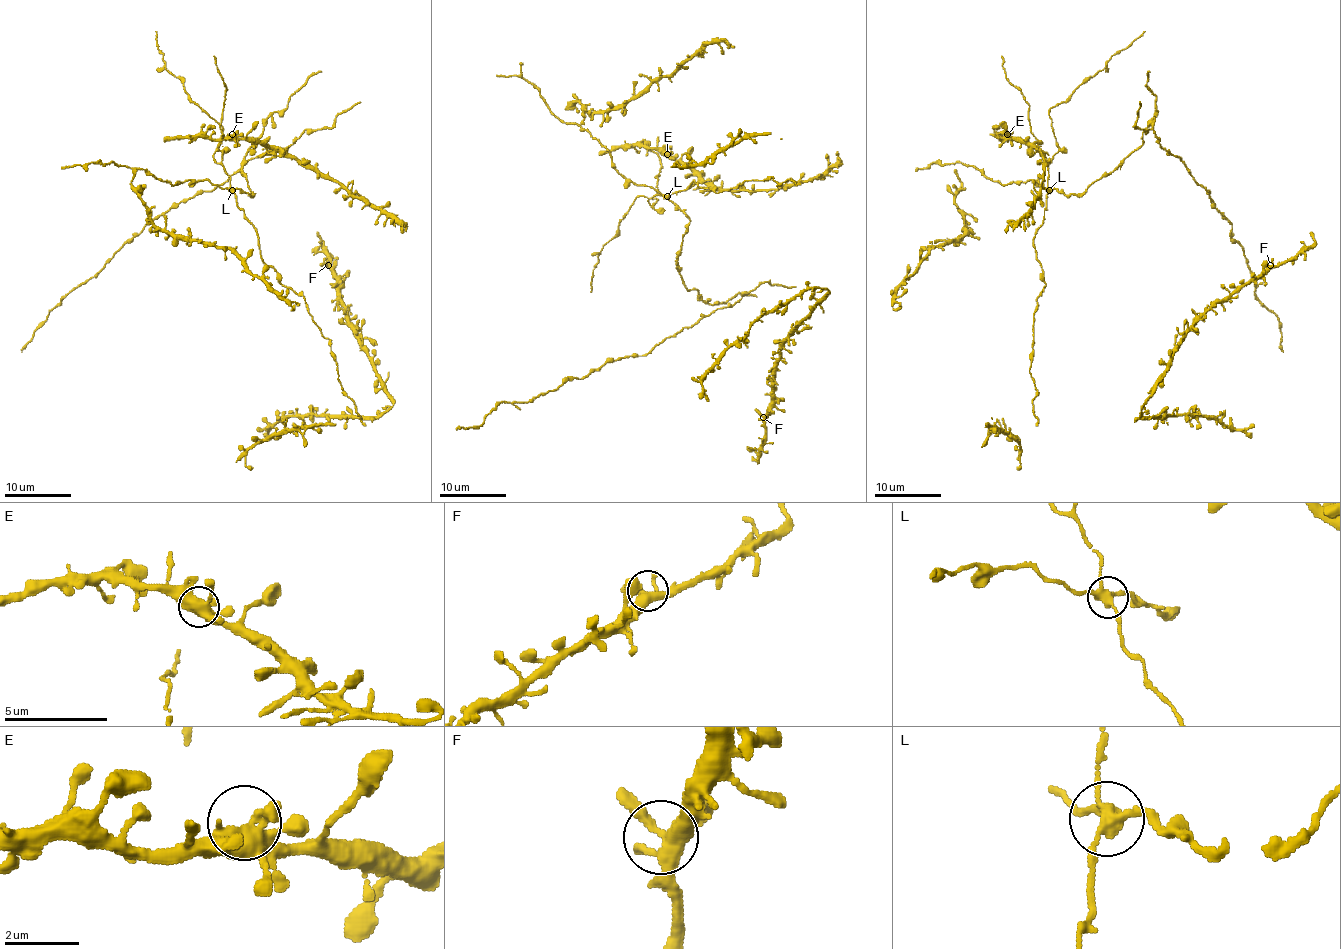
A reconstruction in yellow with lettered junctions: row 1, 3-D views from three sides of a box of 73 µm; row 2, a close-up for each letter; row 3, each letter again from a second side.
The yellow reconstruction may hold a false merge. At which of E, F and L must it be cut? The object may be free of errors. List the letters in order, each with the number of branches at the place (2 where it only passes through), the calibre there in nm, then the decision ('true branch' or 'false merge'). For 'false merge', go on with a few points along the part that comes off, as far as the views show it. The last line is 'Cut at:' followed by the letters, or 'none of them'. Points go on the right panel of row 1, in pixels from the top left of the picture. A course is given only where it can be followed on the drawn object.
E: 5 | 440 nm | true branch
F: 4 | 400 nm | true branch
L: 4 | 340 nm | false merge
Cut at: L

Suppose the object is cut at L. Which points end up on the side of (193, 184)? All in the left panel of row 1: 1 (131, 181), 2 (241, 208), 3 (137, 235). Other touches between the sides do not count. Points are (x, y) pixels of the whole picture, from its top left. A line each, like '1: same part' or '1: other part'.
1: other part
2: other part
3: same part

